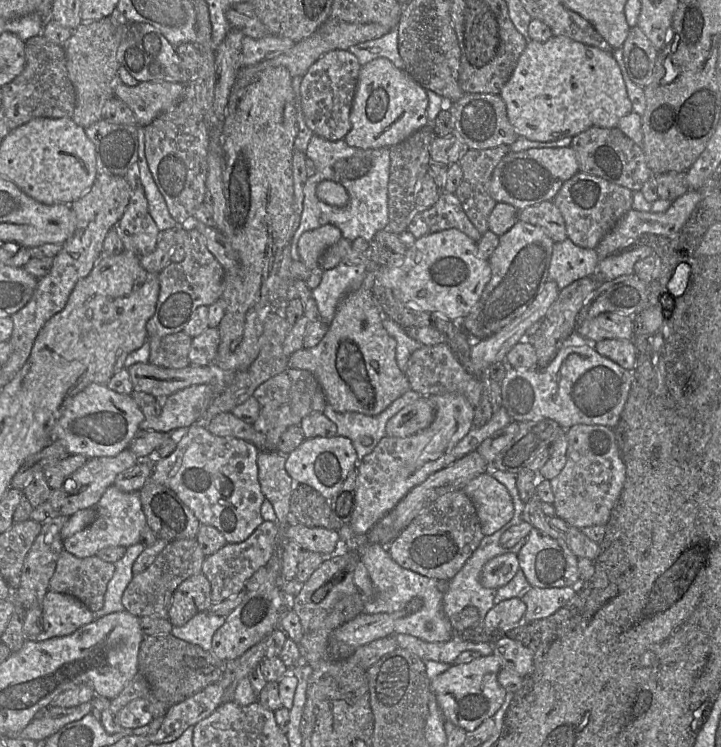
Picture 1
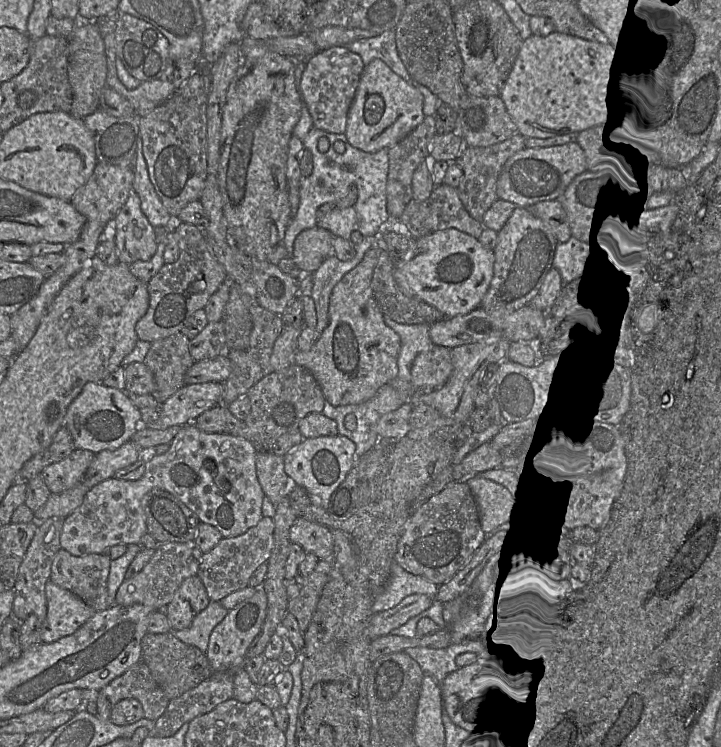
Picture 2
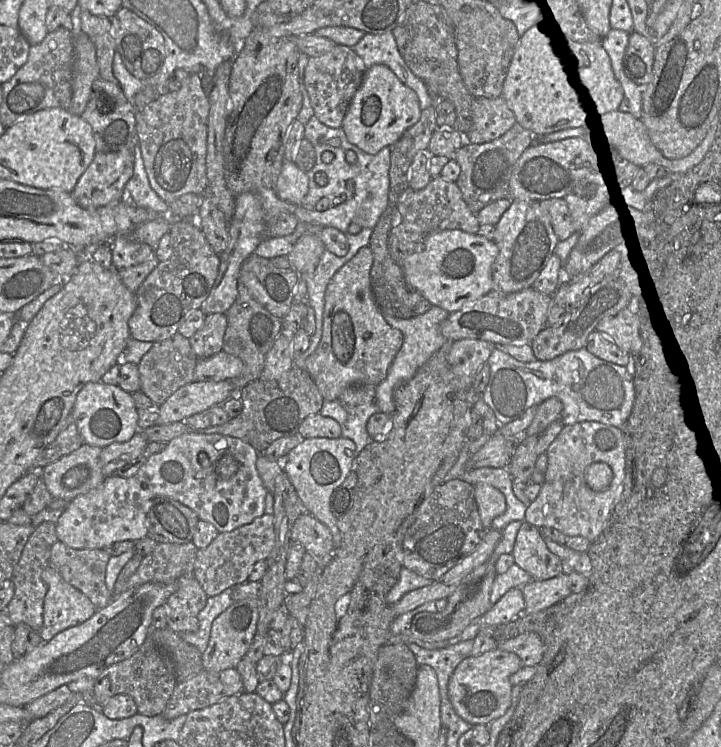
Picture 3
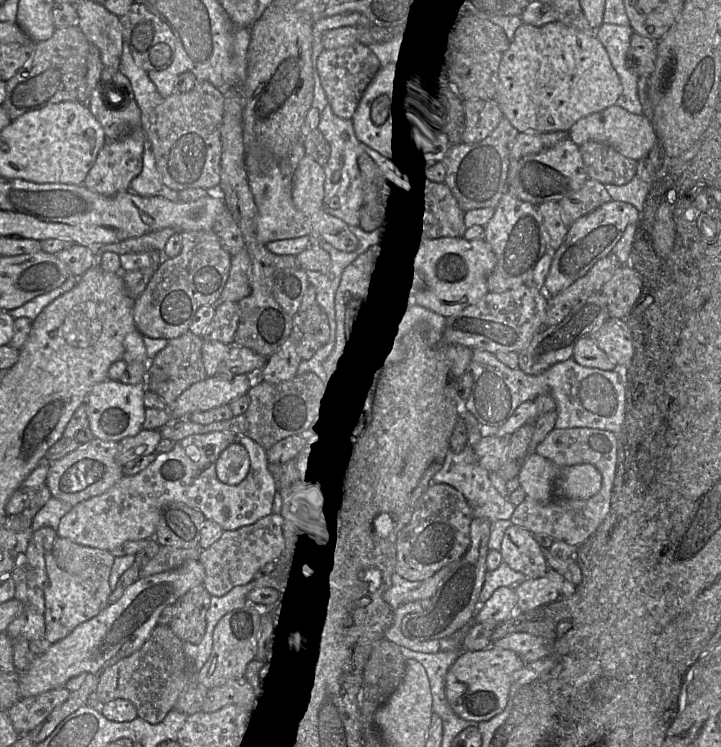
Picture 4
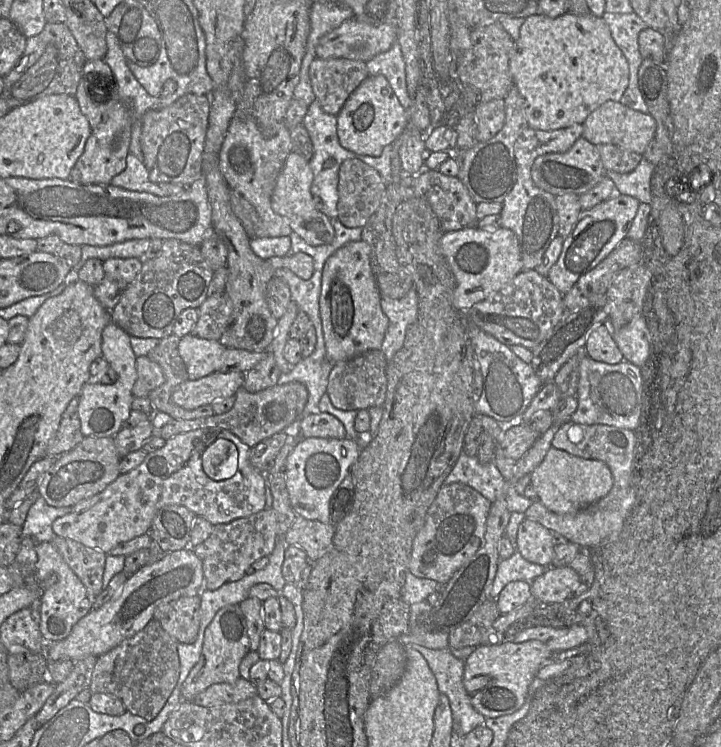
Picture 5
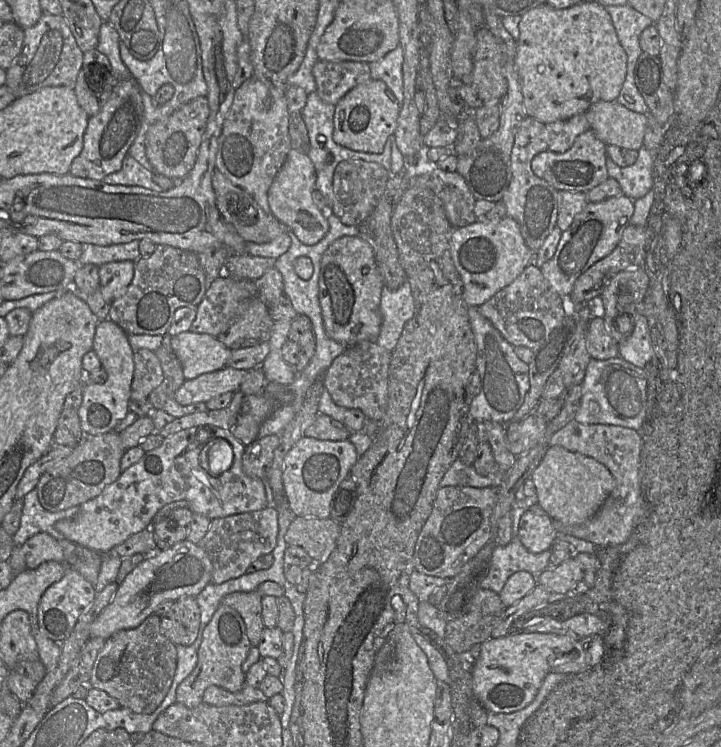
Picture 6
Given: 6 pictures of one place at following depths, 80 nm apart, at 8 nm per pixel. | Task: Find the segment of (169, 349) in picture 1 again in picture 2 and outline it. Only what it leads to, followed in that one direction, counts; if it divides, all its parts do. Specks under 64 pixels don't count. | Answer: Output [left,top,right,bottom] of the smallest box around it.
[143,332,194,403]

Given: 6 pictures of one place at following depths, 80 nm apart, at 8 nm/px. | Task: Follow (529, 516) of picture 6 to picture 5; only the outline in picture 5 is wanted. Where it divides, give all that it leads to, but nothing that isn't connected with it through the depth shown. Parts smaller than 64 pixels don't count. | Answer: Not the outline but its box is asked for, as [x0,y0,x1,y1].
[516,518,555,567]

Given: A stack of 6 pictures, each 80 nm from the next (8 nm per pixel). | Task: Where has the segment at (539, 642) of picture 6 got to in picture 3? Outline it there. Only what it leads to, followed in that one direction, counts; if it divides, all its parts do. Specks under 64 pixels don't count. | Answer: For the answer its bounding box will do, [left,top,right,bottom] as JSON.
[449,649,523,725]

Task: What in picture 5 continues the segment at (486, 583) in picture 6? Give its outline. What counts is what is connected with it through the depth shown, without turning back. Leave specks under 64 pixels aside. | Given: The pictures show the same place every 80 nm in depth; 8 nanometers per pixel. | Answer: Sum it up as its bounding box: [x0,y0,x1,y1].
[492,549,548,599]

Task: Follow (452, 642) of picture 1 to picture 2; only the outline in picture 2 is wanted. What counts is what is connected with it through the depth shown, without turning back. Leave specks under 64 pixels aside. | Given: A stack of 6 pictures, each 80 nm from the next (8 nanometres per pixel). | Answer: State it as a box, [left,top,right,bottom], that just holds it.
[402,640,477,686]

